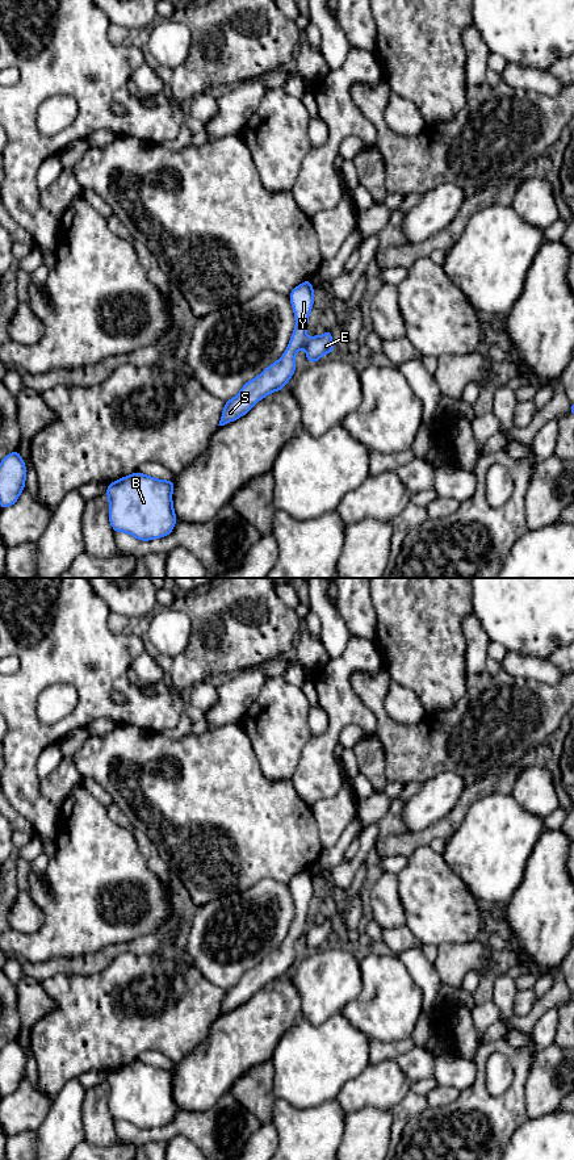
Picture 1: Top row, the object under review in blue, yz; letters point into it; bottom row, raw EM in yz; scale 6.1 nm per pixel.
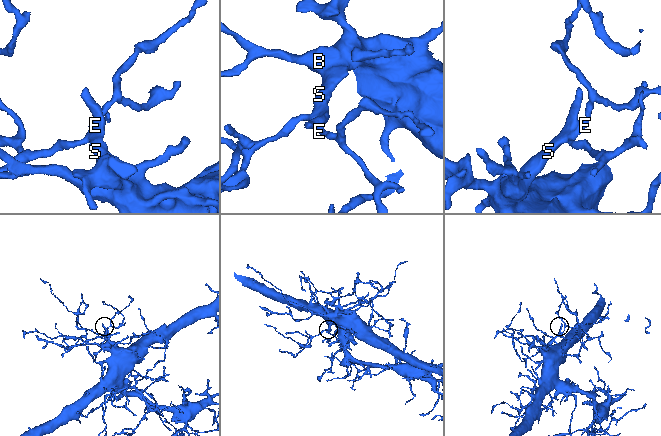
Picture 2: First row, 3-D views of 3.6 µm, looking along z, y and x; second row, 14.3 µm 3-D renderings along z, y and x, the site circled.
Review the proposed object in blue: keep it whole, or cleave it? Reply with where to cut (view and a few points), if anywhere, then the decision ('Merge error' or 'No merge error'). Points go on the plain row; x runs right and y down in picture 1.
No split. No merge error

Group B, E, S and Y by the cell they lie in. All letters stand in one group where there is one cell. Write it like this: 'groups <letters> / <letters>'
groups B E S Y

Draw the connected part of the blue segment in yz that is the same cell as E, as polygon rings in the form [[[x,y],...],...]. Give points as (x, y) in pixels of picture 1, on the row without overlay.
[[[306,868],[294,876],[289,885],[294,900],[296,917],[285,942],[257,966],[246,971],[236,985],[225,991],[218,1014],[225,1014],[246,1004],[261,987],[282,979],[296,960],[296,942],[298,938],[306,938],[309,952],[319,950],[324,942],[336,939],[330,917],[322,925],[306,926],[307,909],[314,892],[311,868]]]

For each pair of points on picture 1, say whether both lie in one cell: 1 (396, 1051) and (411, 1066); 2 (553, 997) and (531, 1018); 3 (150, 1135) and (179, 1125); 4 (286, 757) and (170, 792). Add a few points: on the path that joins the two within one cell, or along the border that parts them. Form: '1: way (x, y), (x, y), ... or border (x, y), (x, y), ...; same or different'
1: border (415, 1046), (394, 1059); different
2: way (548, 1001), (536, 1013); same
3: way (156, 1134), (163, 1134), (172, 1129); same
4: border (247, 736), (260, 771), (269, 779), (285, 780); different

